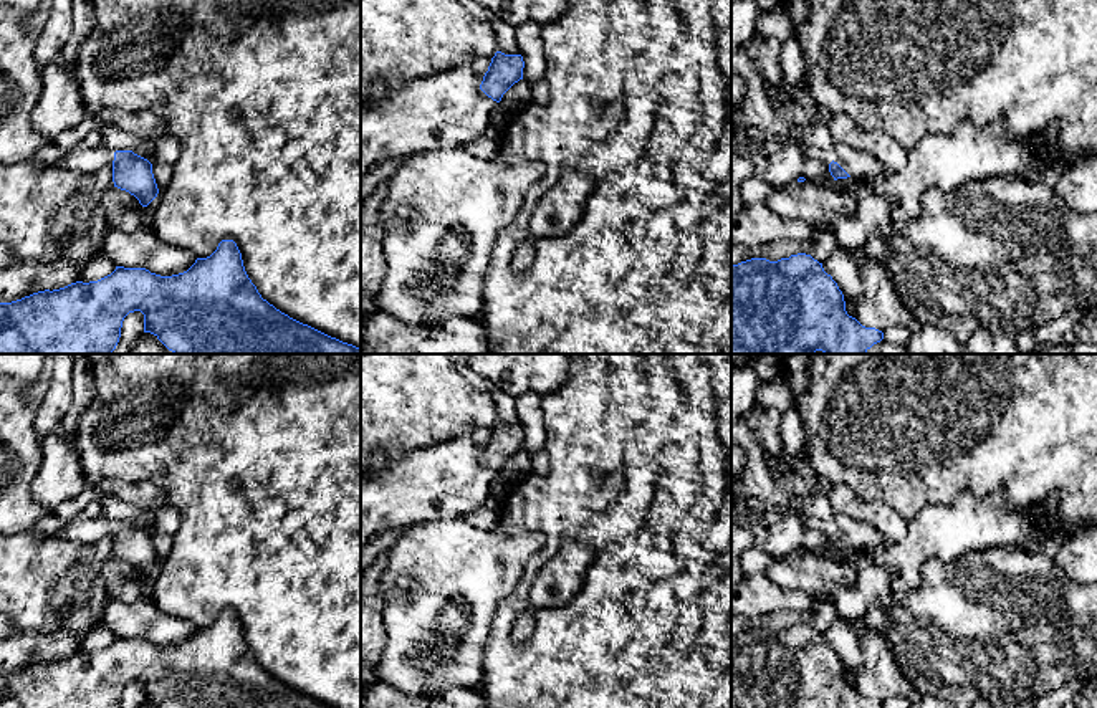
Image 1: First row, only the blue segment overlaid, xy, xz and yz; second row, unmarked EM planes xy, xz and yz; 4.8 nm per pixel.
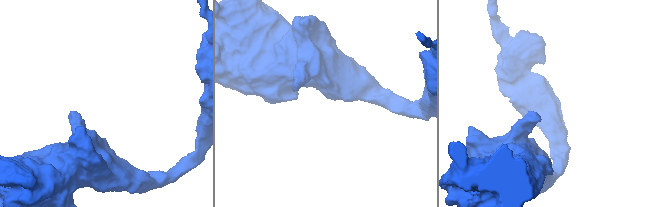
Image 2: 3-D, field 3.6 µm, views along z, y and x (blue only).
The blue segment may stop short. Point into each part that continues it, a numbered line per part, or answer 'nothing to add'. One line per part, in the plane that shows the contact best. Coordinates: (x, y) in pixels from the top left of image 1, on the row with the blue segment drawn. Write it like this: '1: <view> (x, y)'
1: xz (447, 111)

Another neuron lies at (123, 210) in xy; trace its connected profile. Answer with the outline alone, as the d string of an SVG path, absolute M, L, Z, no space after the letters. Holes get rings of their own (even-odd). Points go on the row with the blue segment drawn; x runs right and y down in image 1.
M106 189L99 197L109 228L134 232L141 227L144 207L126 190Z

